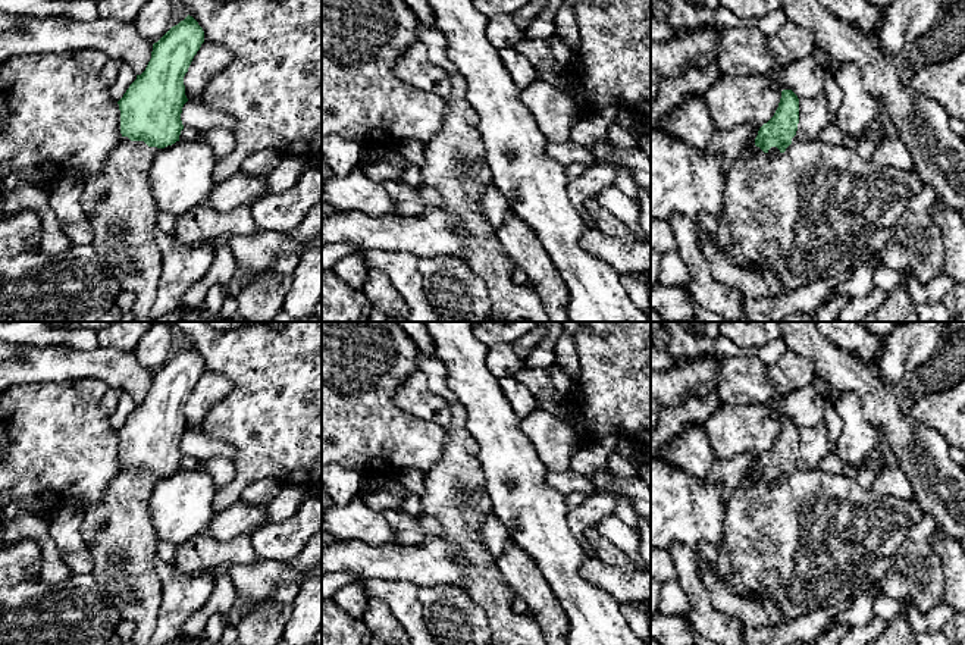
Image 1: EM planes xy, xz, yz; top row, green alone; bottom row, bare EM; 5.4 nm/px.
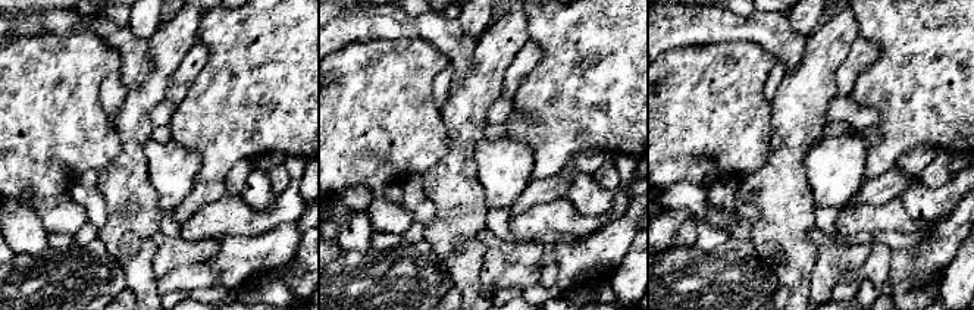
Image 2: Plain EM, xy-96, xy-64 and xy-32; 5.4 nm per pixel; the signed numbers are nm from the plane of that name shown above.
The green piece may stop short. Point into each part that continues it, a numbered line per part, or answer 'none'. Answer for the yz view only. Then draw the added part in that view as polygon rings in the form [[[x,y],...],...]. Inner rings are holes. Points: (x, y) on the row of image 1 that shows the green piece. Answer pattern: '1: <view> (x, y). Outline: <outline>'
1: yz (804, 215). Outline: [[[795,135],[784,153],[777,147],[764,153],[758,147],[748,159],[739,156],[733,162],[723,195],[724,212],[717,217],[717,244],[731,262],[773,273],[784,289],[796,289],[847,270],[874,234],[900,219],[922,185],[914,167],[902,170],[875,165],[845,145],[818,140],[802,143]]]

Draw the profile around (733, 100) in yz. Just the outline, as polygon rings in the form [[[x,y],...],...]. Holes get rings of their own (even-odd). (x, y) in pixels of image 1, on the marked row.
[[[811,56],[790,65],[780,76],[777,87],[773,87],[767,76],[718,73],[705,94],[705,104],[714,119],[715,131],[739,125],[752,126],[752,135],[740,153],[748,159],[756,151],[758,131],[774,116],[783,90],[792,90],[800,100],[823,94],[824,87],[824,69]]]

